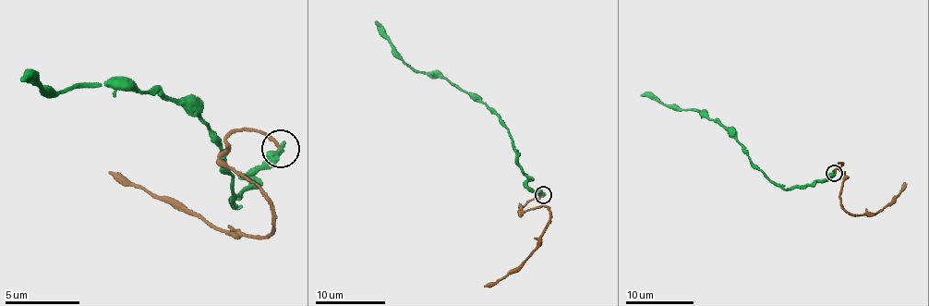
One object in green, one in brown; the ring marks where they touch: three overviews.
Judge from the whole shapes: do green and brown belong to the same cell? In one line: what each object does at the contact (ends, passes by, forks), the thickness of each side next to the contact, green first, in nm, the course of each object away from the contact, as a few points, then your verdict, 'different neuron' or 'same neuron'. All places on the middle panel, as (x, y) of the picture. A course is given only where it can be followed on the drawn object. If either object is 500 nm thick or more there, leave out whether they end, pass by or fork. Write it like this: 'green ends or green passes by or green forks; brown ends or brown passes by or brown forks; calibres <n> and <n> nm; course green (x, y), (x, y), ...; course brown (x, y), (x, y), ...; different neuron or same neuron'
calibres 550 and 220 nm; course green (543, 195), (527, 185), (517, 151), (500, 117), (440, 77), (430, 77), (409, 67), (374, 21); course brown (543, 195), (520, 205), (520, 211), (548, 207), (549, 217), (541, 243), (529, 257), (484, 287); different neuron

